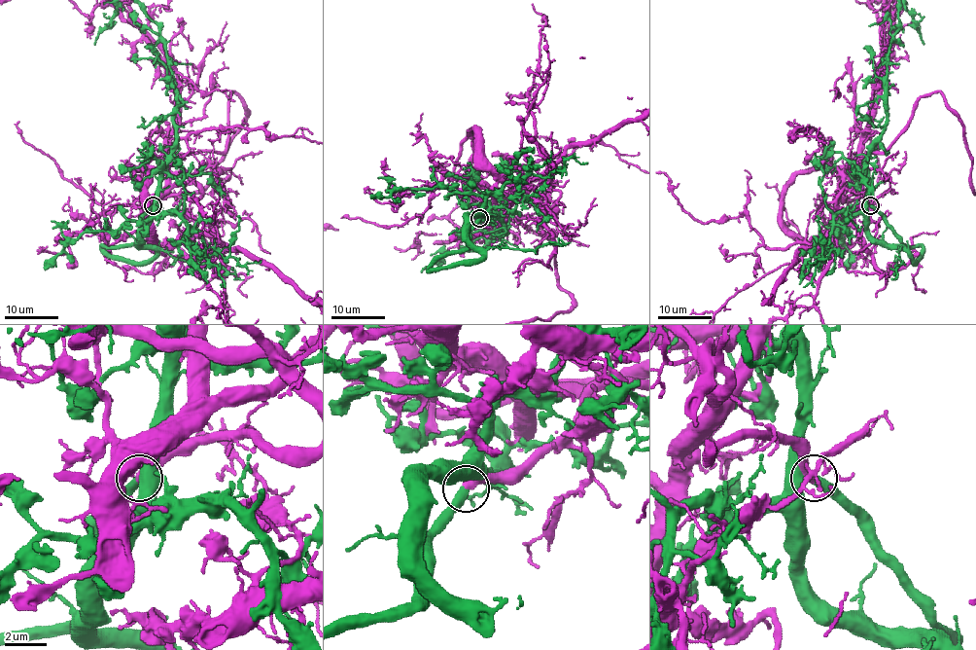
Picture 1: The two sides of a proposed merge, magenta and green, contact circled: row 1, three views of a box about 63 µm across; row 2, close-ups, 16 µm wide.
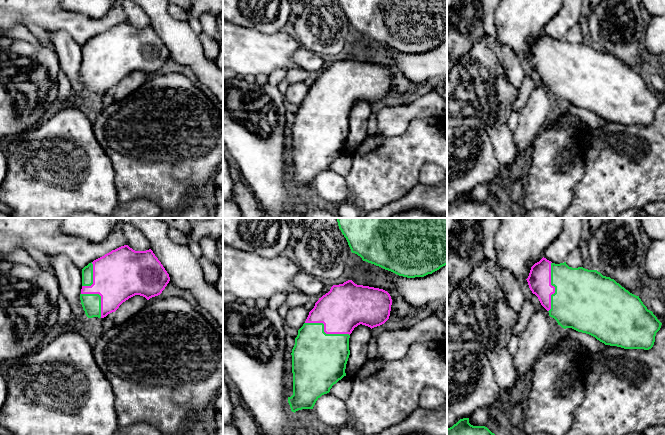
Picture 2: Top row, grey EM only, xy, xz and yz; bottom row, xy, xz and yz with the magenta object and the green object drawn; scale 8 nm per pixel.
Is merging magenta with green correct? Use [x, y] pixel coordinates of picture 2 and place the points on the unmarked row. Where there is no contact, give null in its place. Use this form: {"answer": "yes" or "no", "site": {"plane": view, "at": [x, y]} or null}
{"answer": "yes", "site": {"plane": "xz", "at": [324, 107]}}

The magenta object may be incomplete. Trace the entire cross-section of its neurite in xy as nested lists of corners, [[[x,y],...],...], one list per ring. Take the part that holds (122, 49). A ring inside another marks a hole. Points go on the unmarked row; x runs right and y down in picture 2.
[[[124,21],[94,36],[82,45],[80,76],[88,94],[104,94],[135,71],[143,72],[147,76],[160,71],[169,57],[169,50],[151,25],[135,27],[128,21]]]

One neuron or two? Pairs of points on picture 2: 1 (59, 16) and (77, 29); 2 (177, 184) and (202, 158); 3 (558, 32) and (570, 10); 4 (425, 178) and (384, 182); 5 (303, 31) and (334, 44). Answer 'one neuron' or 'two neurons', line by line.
1: one neuron
2: one neuron
3: one neuron
4: two neurons
5: one neuron

